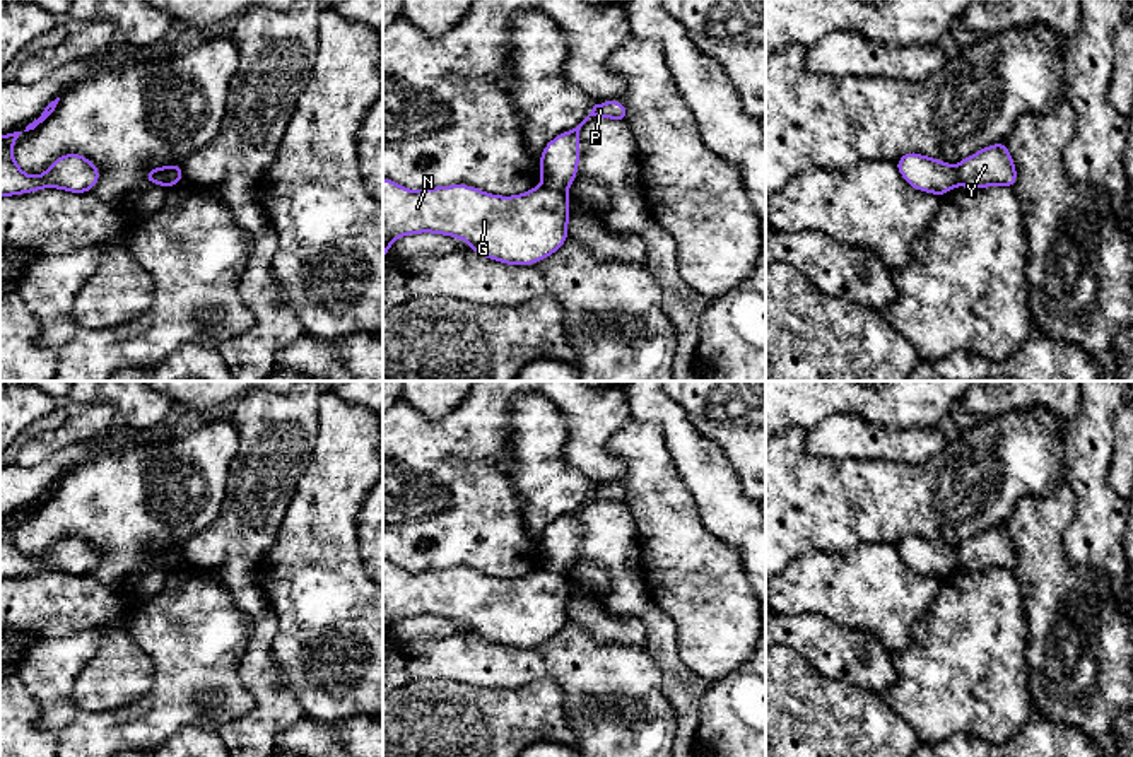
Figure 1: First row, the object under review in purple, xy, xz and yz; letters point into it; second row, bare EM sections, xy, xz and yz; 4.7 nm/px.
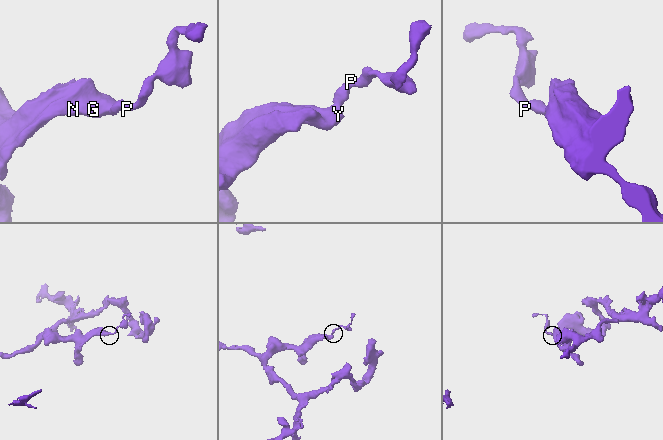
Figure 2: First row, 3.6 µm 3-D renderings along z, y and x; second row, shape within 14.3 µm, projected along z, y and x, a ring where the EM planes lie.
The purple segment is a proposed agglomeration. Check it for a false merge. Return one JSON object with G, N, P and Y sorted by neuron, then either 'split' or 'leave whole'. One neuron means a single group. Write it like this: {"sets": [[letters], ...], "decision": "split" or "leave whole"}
{"sets": [["G", "N", "Y"], ["P"]], "decision": "split"}

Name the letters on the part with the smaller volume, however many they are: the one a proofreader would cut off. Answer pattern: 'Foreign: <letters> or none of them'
Foreign: P

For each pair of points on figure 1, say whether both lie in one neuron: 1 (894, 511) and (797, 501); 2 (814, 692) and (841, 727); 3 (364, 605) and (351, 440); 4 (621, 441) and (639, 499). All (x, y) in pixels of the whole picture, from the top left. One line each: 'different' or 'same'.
1: same
2: same
3: same
4: same

